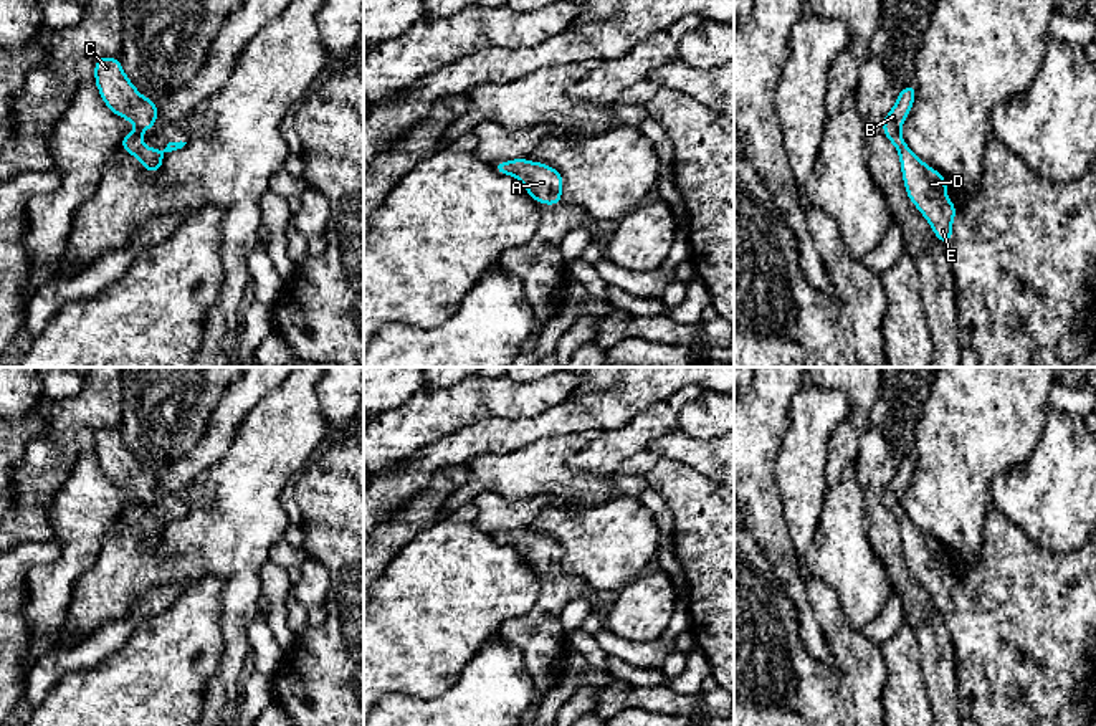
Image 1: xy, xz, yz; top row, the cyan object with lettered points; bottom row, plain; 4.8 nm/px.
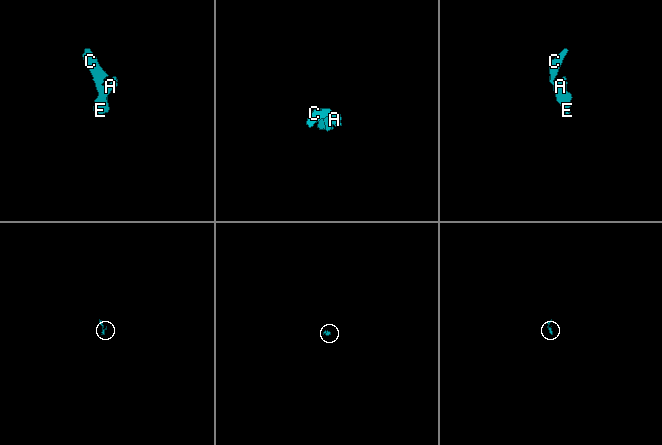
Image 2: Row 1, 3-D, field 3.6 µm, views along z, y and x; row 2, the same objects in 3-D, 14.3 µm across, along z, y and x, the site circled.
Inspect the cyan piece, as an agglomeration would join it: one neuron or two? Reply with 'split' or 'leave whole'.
leave whole

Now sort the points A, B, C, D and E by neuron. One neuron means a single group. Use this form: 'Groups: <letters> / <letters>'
Groups: A B C D E

